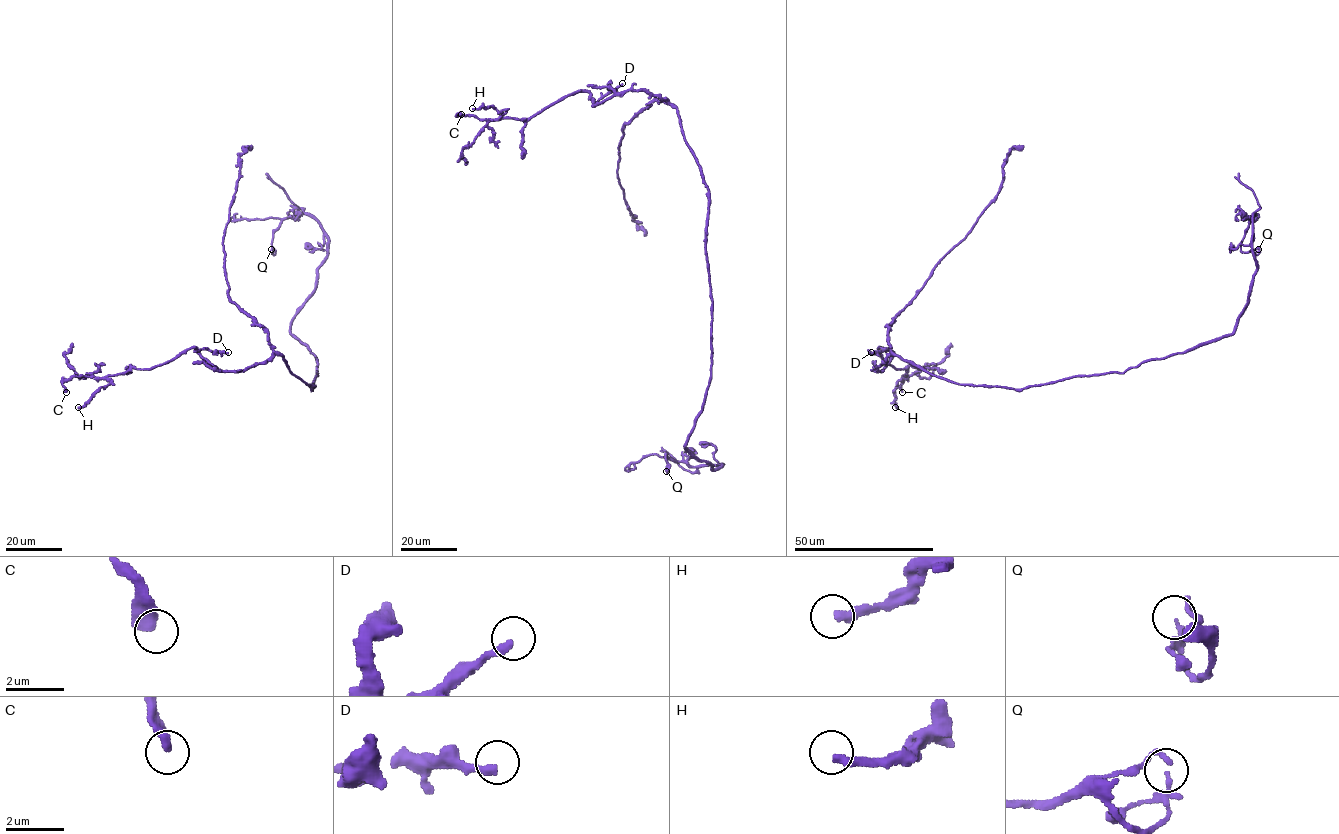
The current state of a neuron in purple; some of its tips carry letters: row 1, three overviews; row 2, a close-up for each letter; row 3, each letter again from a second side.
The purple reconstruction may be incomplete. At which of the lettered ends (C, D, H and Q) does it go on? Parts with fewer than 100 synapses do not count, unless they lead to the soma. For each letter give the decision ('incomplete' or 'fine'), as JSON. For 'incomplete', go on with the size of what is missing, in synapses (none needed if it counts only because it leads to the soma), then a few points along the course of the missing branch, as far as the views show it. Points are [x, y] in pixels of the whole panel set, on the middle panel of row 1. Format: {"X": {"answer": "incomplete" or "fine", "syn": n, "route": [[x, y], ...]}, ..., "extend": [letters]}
{"C": {"answer": "fine"}, "D": {"answer": "fine"}, "H": {"answer": "fine"}, "Q": {"answer": "fine"}, "extend": []}

